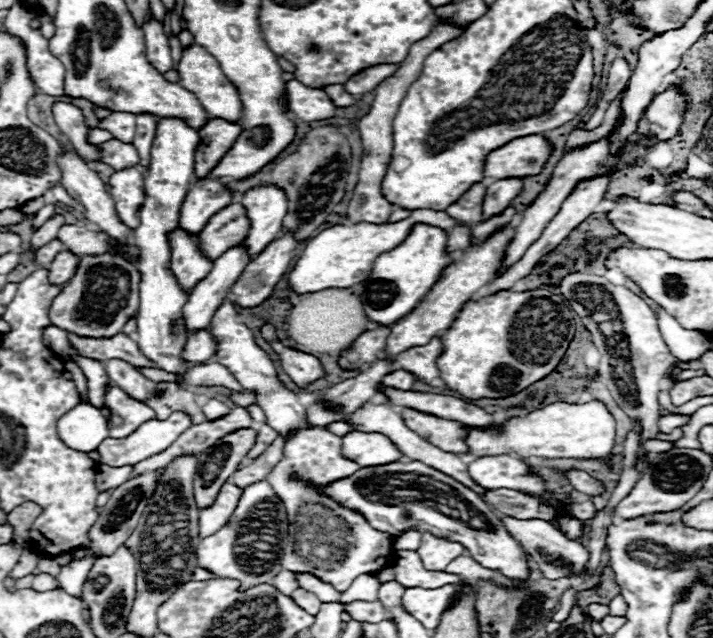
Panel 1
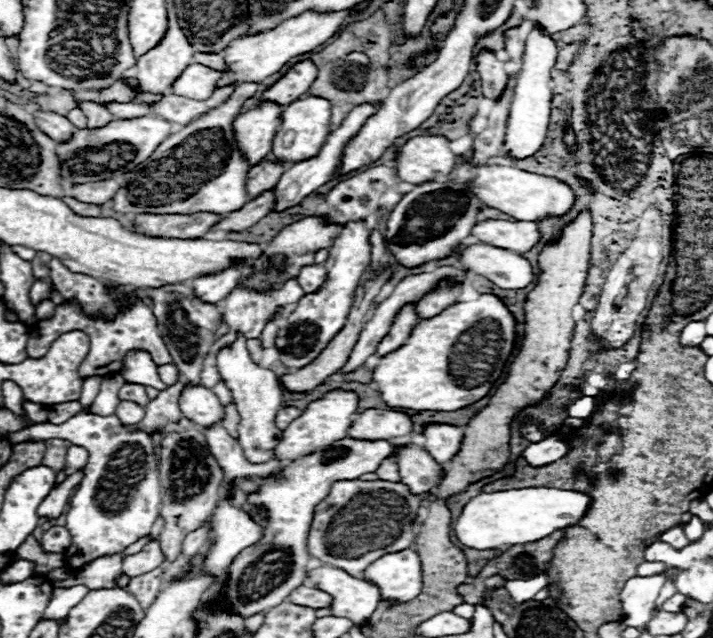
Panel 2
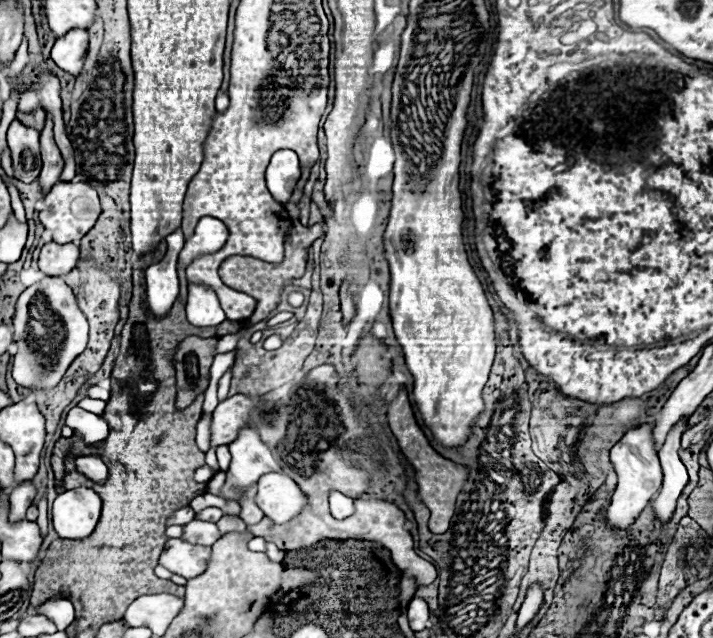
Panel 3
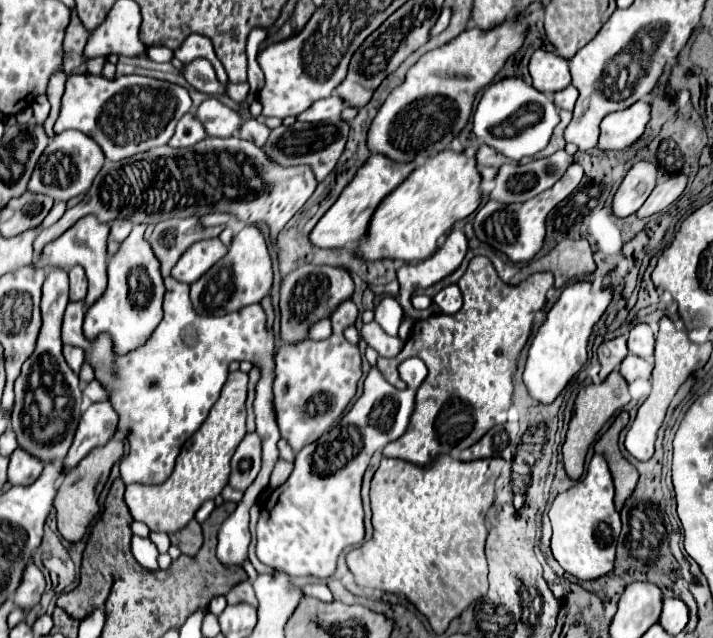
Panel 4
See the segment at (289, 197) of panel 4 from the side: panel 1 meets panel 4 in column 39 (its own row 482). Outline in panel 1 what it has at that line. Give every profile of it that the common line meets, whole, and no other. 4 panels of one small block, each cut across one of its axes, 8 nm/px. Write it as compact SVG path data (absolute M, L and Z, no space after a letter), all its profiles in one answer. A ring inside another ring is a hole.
M278 436L278 438L274 440L274 444L270 444L270 448L268 448L262 456L258 456L258 458L256 458L252 464L248 464L246 468L236 470L230 480L232 480L234 484L238 484L240 488L244 488L246 484L252 484L254 480L264 480L264 478L272 472L272 468L276 466L276 462L282 458L282 448L284 448L284 438Z

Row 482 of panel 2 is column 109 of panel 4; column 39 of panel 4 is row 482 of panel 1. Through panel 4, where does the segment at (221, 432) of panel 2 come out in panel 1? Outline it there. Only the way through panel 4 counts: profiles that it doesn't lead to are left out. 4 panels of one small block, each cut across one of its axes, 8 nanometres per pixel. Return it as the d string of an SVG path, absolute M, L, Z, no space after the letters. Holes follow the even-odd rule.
M256 482L246 486L242 500L238 502L238 508L234 510L234 514L230 516L228 524L218 530L216 534L202 538L198 544L198 564L210 572L214 572L218 578L234 578L240 580L244 588L260 584L260 582L270 582L280 570L282 570L282 556L284 556L284 546L288 540L288 516L286 516L286 508L282 504L282 500L276 496L276 492L272 490L272 486L268 482Z

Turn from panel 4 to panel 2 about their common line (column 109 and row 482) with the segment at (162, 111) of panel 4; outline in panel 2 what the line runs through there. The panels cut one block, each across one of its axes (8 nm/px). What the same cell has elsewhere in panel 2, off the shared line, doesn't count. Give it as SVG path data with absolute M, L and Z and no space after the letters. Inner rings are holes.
M80 412L64 424L34 424L6 436L14 442L28 438L44 440L44 436L66 438L72 444L88 450L84 476L70 496L66 512L66 528L72 536L72 544L64 556L70 570L78 570L104 554L122 552L138 538L150 534L150 528L160 514L162 502L154 446L144 430L132 430L116 416L102 418L90 412Z

